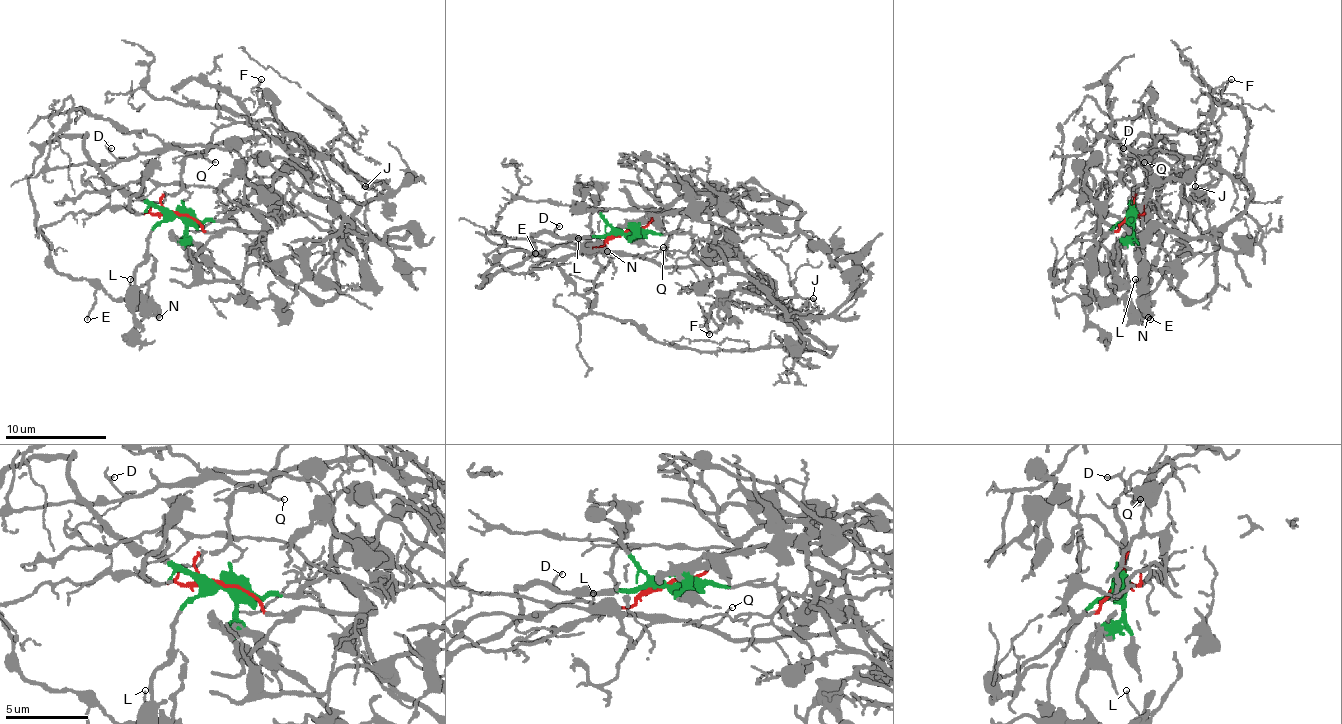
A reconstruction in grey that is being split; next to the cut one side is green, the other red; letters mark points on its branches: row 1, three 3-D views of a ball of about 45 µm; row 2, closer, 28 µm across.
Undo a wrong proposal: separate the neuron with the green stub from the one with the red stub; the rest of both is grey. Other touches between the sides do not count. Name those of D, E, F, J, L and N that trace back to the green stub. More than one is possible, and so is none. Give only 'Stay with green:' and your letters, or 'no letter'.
Stay with green: E, L, N

